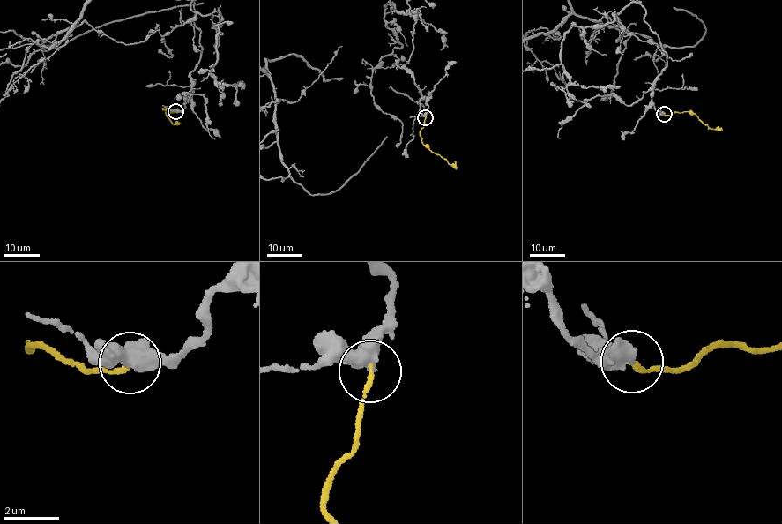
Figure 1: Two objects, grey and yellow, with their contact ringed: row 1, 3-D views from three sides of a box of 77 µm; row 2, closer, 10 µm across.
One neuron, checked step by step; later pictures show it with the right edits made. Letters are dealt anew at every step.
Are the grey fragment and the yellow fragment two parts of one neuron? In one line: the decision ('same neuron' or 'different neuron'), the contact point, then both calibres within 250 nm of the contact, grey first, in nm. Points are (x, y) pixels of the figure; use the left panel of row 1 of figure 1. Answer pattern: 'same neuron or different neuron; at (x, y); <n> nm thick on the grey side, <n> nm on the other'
same neuron; at (175, 111); 440 nm thick on the grey side, 160 nm on the other

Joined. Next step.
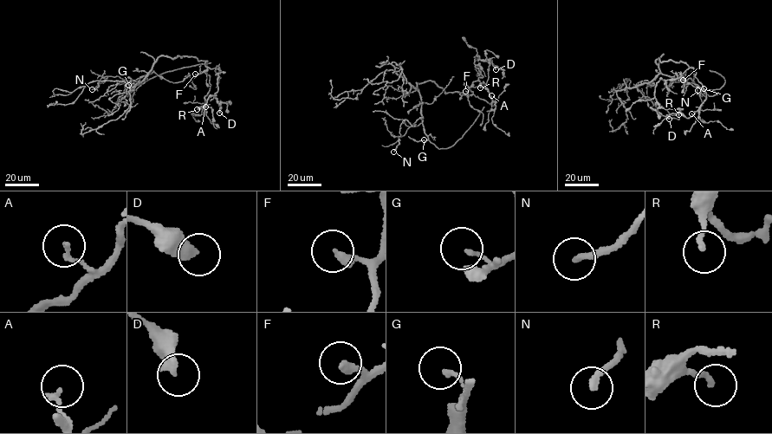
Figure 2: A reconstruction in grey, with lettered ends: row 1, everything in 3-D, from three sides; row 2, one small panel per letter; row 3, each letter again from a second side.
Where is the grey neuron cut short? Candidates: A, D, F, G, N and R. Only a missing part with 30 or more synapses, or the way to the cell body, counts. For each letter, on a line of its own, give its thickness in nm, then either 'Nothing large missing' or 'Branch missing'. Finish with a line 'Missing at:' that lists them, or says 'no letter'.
A: Thickness 160 nm. Nothing large missing
D: Thickness 440 nm. Nothing large missing
F: Thickness 320 nm. Nothing large missing
G: Thickness 130 nm. Nothing large missing
N: Thickness 240 nm. Nothing large missing
R: Thickness 170 nm. Nothing large missing
Missing at: no letter

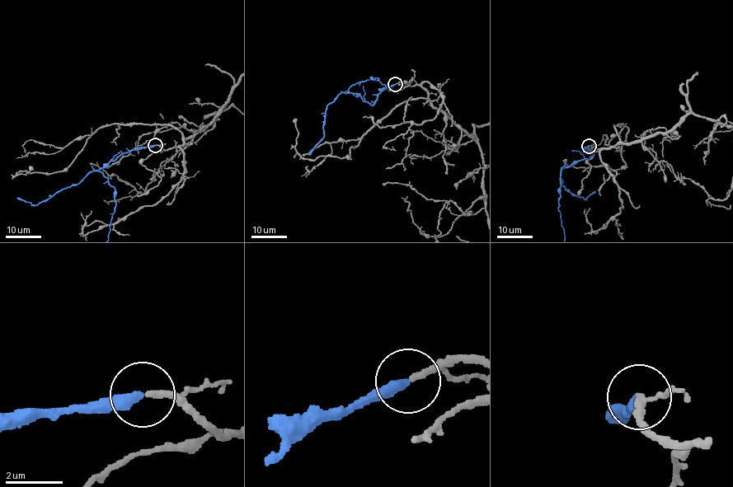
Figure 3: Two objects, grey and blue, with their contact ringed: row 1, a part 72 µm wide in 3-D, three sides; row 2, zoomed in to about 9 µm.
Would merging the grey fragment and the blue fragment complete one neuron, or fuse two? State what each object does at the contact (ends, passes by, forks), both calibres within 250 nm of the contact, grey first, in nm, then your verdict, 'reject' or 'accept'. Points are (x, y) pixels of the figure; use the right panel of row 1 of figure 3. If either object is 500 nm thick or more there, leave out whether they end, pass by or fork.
grey ends; blue ends; calibres 200 and 360 nm; accept

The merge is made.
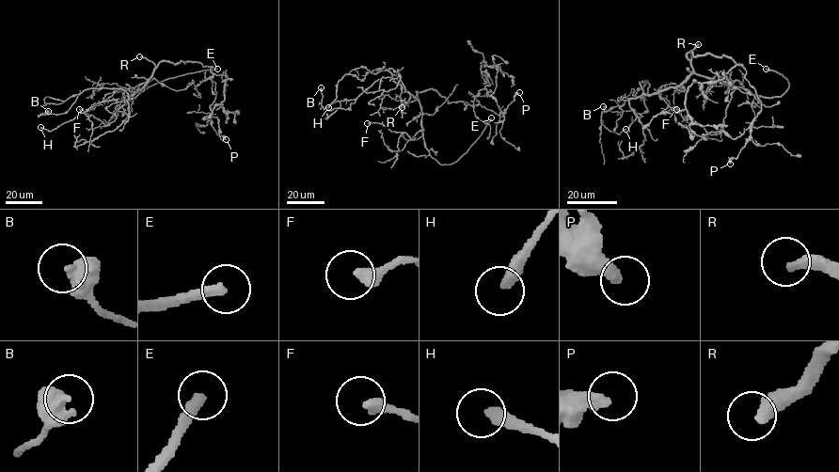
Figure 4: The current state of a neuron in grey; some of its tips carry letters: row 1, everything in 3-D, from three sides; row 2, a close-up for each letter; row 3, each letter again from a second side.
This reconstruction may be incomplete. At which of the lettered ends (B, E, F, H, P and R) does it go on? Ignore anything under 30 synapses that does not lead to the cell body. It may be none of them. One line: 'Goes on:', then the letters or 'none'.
Goes on: E, R

